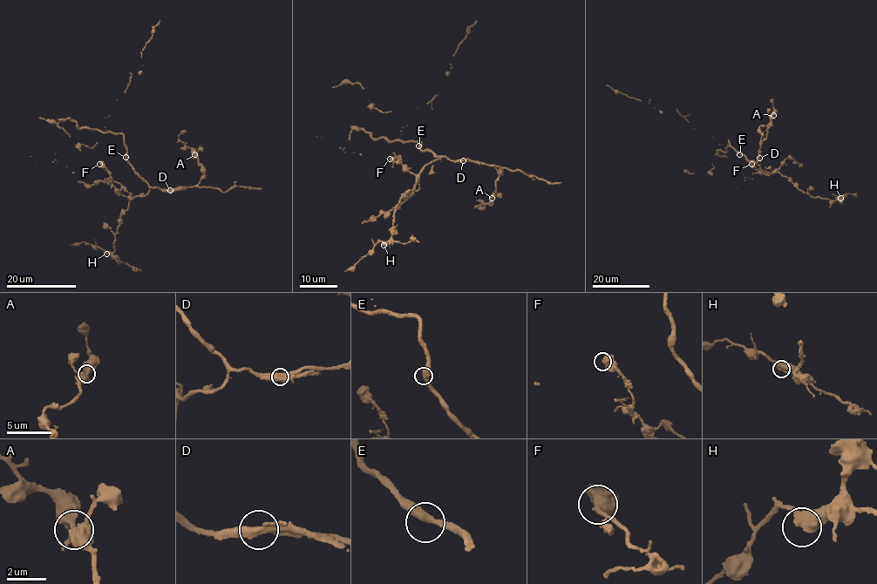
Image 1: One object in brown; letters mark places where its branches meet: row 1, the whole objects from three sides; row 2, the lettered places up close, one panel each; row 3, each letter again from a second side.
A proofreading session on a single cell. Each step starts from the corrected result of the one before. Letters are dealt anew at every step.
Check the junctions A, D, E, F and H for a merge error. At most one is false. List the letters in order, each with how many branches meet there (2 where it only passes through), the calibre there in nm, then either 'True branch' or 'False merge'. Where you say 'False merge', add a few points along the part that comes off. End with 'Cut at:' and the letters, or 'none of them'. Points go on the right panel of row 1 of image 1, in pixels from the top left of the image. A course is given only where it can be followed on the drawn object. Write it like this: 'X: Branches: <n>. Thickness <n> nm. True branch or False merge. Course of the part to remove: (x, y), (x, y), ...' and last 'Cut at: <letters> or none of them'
A: Branches: 2. Thickness 480 nm. True branch
D: Branches: 2. Thickness 480 nm. False merge. Course of the part to remove: (759, 158), (753, 167), (712, 137), (694, 128), (676, 109), (660, 112), (649, 103), (615, 91), (607, 84)
E: Branches: 2. Thickness 440 nm. True branch
F: Branches: 2. Thickness 500 nm. True branch
H: Branches: 2. Thickness 500 nm. True branch
Cut at: D

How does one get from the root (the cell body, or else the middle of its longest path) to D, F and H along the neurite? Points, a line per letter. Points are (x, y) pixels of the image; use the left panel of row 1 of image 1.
D: (126, 156), (132, 168), (151, 187), (170, 190)
F: (126, 156), (132, 168), (149, 188), (146, 195), (132, 199), (122, 195), (112, 183), (108, 172), (99, 164)
H: (126, 156), (132, 168), (150, 189), (146, 195), (130, 200), (115, 234), (114, 256), (106, 254)

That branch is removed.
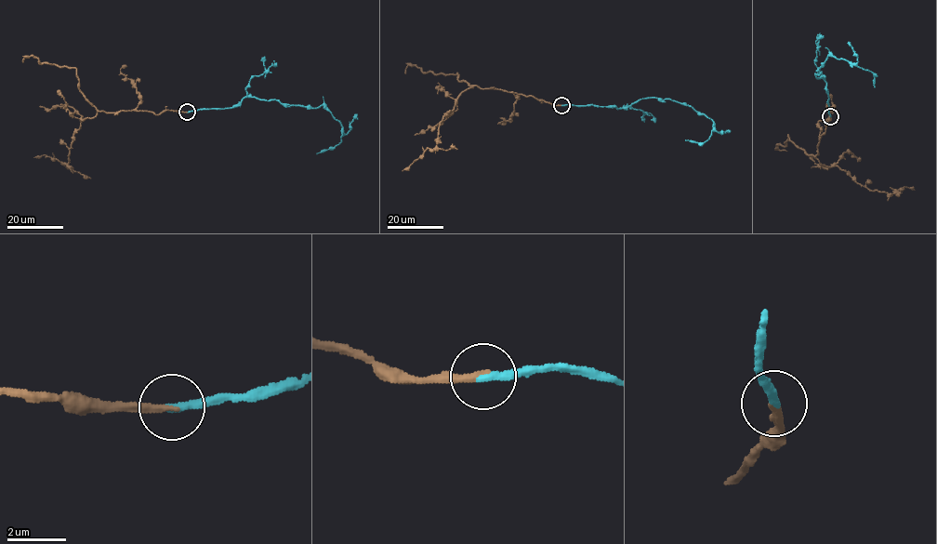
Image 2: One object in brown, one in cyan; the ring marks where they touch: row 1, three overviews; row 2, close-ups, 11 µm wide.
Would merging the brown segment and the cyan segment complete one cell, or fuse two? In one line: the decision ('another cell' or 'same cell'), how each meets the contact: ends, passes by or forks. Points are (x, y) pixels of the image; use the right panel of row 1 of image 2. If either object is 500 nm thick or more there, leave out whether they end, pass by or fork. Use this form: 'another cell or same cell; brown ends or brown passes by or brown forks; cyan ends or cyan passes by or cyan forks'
same cell; brown ends; cyan ends

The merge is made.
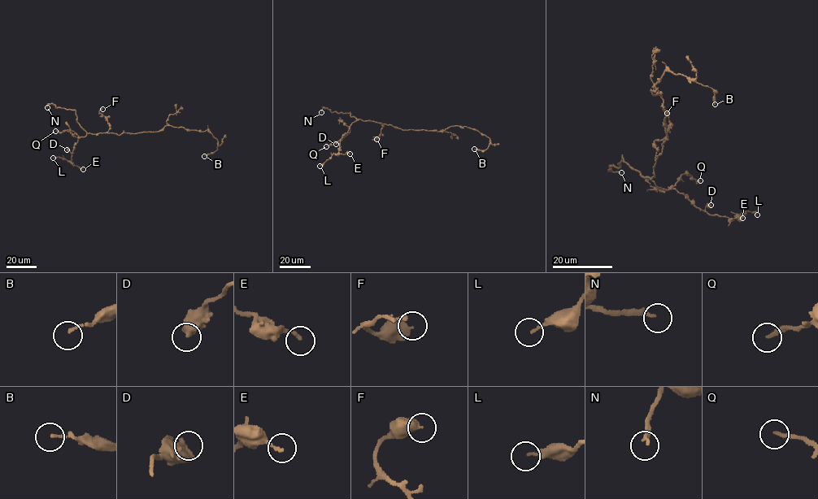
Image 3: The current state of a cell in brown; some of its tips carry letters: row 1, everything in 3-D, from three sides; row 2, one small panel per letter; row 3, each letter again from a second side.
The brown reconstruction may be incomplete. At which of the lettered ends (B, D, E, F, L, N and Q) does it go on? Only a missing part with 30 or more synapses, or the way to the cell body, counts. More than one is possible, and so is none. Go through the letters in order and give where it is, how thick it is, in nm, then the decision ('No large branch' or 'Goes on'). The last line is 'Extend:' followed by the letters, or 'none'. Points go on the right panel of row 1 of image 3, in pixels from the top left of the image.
B: Place: (715, 104). Thickness 140 nm. No large branch
D: Place: (711, 205). Thickness 480 nm. No large branch
E: Place: (742, 218). Thickness 160 nm. No large branch
F: Place: (667, 113). Thickness 460 nm. No large branch
L: Place: (757, 214). Thickness 120 nm. No large branch
N: Place: (621, 172). Thickness 160 nm. Goes on
Q: Place: (700, 180). Thickness 200 nm. No large branch
Extend: N

